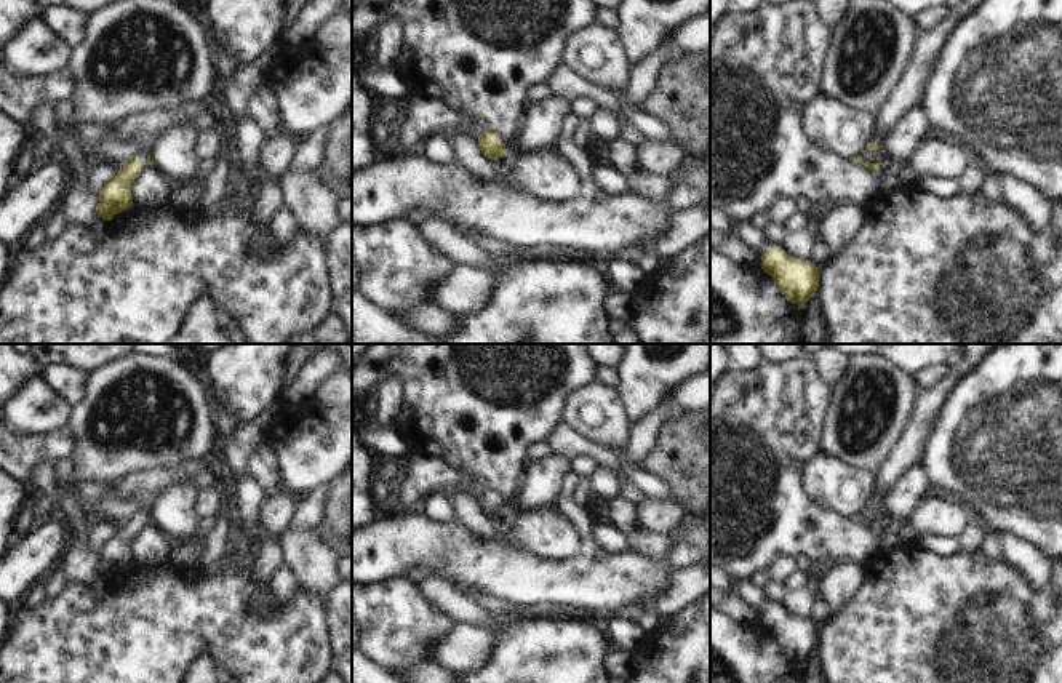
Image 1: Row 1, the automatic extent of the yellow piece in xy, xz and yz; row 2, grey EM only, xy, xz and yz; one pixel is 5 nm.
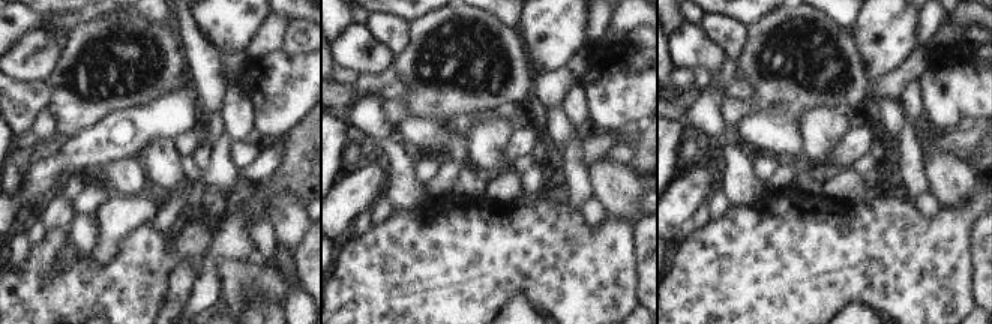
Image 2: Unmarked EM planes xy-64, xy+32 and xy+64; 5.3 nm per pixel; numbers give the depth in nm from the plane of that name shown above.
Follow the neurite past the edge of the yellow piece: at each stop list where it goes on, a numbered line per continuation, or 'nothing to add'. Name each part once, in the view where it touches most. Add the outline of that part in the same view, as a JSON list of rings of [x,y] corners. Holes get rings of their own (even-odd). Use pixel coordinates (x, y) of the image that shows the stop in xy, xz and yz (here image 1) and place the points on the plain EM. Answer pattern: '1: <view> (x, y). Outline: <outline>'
1: yz (869, 514). Outline: [[[872,496],[870,502],[876,501],[878,505],[875,509],[865,509],[860,515],[862,515],[862,521],[880,521],[881,515],[884,512],[884,504],[881,504],[878,499],[875,499]]]
2: yz (755, 597). Outline: [[[734,579],[731,590],[739,593],[760,614],[771,605],[782,605],[782,601],[773,601],[765,589],[755,587],[749,579]]]

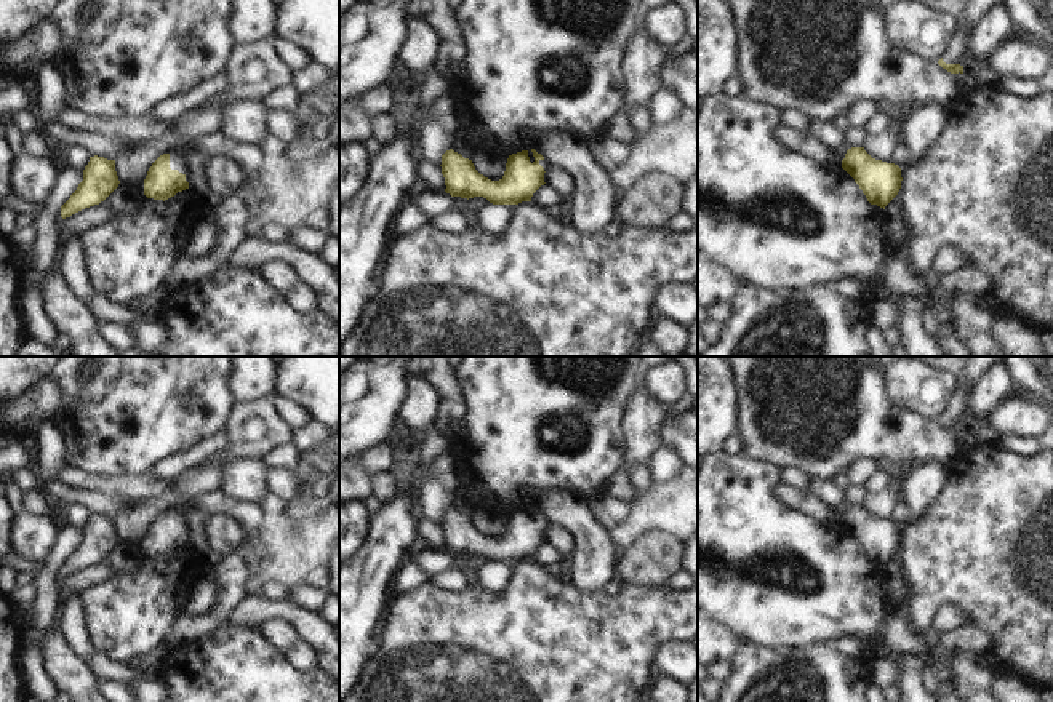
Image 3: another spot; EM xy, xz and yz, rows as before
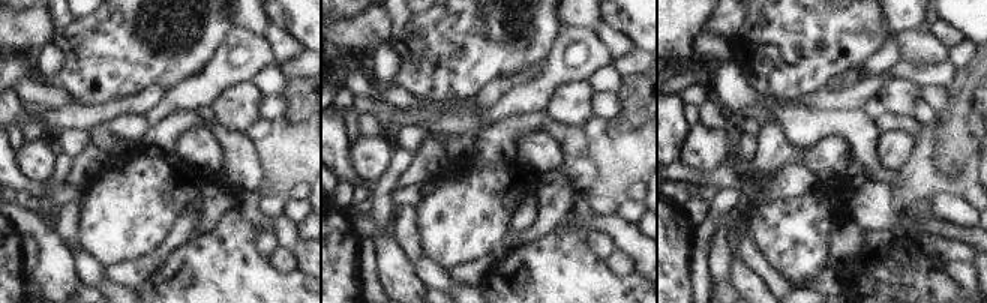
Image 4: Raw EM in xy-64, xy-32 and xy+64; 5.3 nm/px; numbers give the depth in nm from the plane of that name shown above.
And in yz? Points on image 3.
1: yz (957, 408). Outline: [[[957,377],[957,390],[944,411],[943,419],[946,422],[965,424],[968,414],[968,398],[970,390],[963,385],[963,379]]]

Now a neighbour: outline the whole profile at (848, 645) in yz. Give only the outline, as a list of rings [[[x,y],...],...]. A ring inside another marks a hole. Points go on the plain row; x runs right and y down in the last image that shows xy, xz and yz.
[[[843,635],[843,636],[837,638],[832,643],[832,646],[839,652],[850,656],[853,659],[858,659],[858,660],[867,659],[872,654],[869,643],[866,643],[864,640],[856,638],[853,635]]]

